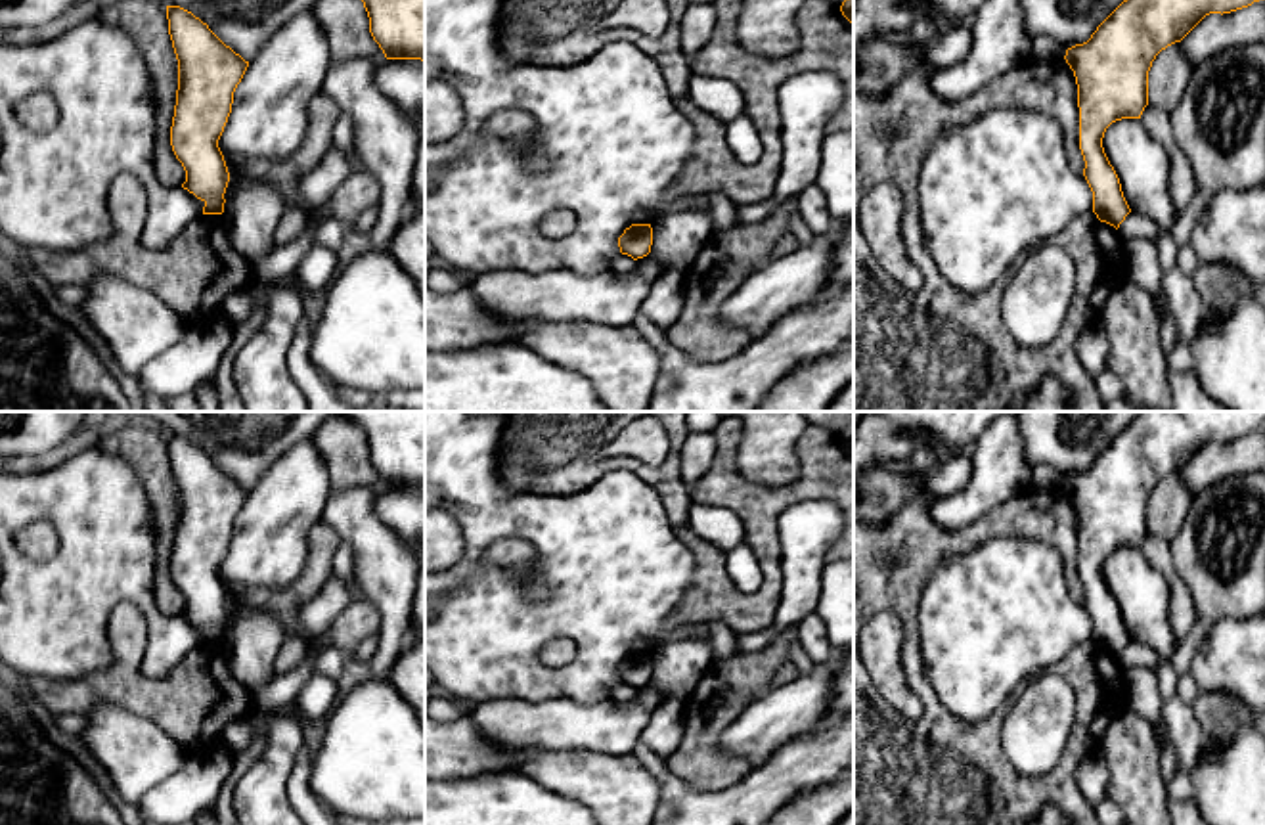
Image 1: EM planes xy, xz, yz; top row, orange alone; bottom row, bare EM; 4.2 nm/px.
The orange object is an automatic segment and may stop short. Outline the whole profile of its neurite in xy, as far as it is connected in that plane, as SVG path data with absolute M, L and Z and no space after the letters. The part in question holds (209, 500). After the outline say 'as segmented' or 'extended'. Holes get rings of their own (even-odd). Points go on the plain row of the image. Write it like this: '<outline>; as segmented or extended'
M166 435L166 448L178 488L170 574L186 599L182 616L205 632L203 643L222 643L230 601L218 569L249 490L191 440Z; as segmented

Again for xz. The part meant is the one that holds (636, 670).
M632 653L618 666L620 681L632 685L633 689L647 685L651 681L651 674L653 674L651 653Z; as segmented

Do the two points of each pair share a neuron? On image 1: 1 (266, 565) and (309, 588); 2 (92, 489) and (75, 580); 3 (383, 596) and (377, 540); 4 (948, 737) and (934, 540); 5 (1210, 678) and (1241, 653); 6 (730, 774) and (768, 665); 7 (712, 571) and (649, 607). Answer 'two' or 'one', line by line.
1: two
2: one
3: one
4: one
5: one
6: one
7: two

